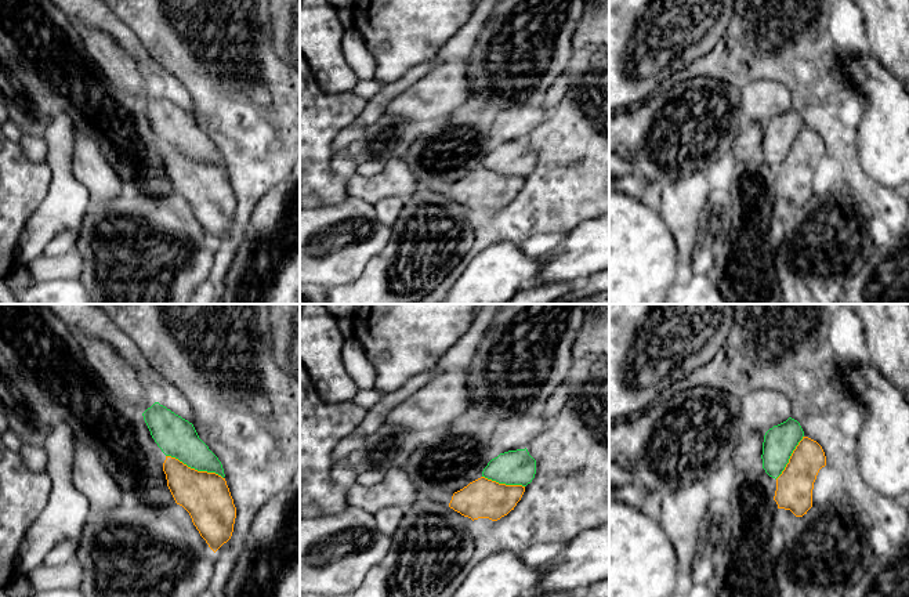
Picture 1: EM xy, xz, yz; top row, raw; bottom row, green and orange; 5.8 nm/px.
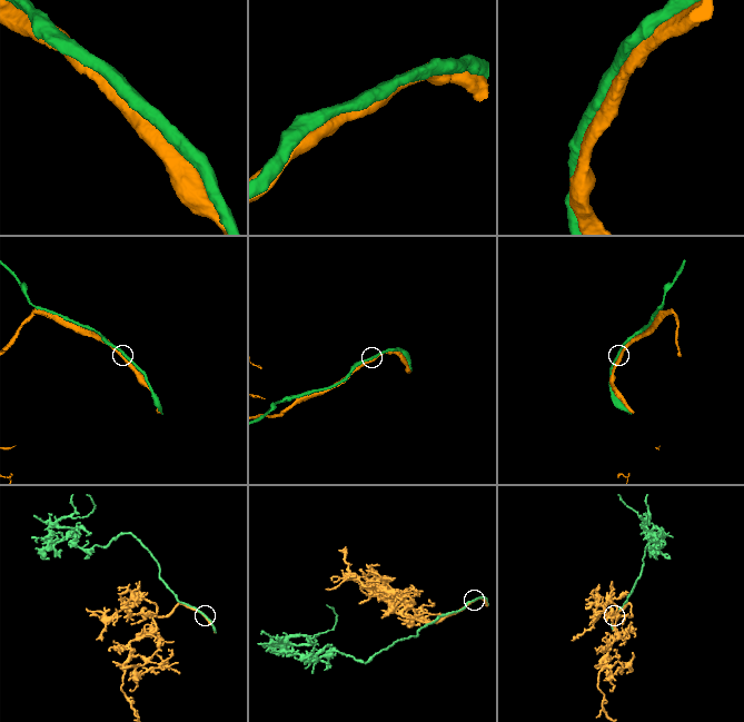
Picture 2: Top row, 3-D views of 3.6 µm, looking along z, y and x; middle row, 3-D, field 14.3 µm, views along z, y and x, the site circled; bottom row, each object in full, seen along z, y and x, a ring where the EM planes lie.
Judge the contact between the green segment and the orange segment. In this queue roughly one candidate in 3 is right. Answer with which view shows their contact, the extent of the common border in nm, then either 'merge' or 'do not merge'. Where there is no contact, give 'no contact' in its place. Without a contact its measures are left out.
contact in xy; length 360 nm; merge

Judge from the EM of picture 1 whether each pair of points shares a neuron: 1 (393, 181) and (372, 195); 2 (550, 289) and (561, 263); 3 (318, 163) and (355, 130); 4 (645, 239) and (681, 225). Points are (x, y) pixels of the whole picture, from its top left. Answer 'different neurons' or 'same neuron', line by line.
1: same neuron
2: different neurons
3: different neurons
4: different neurons

